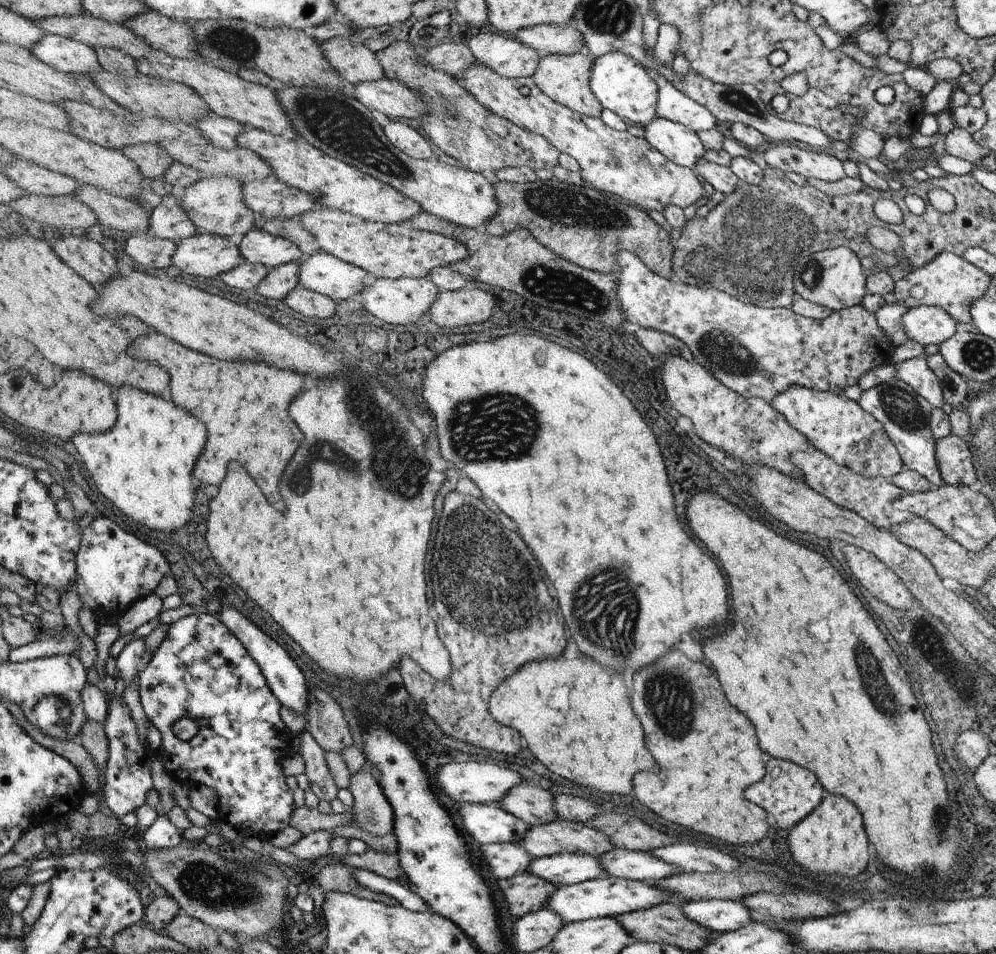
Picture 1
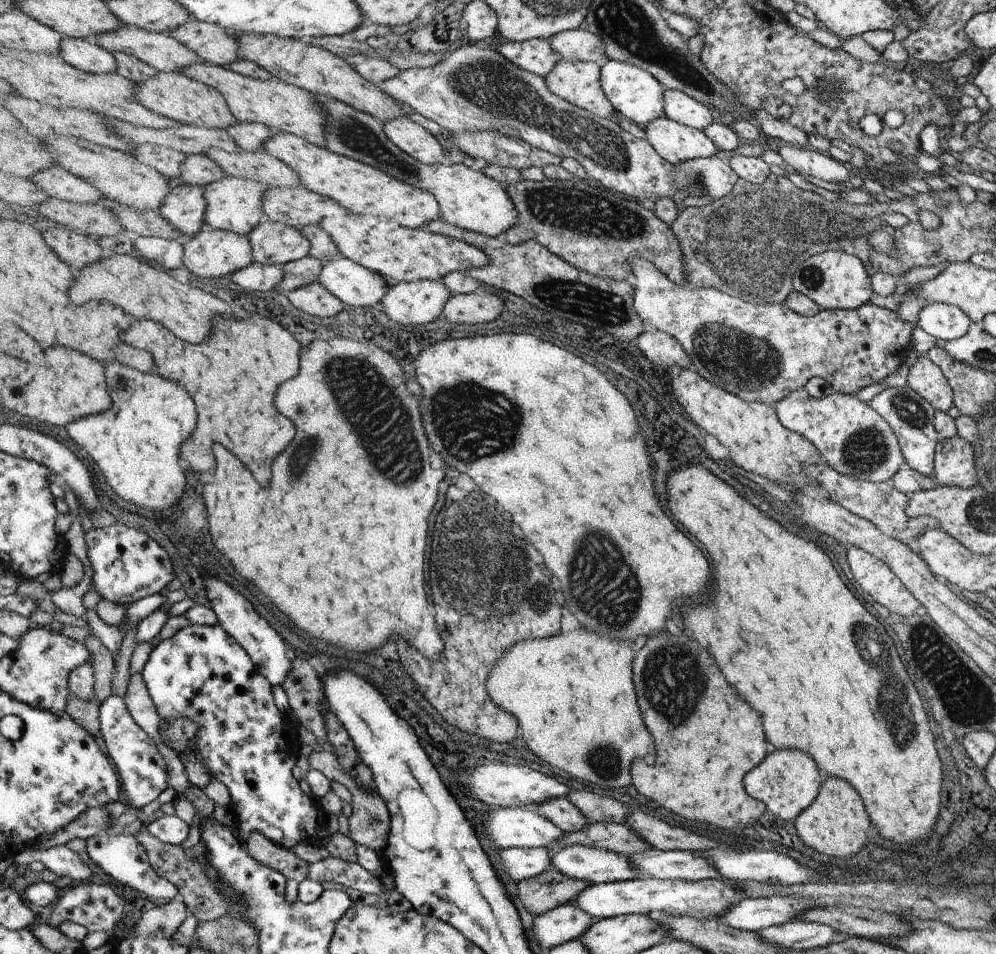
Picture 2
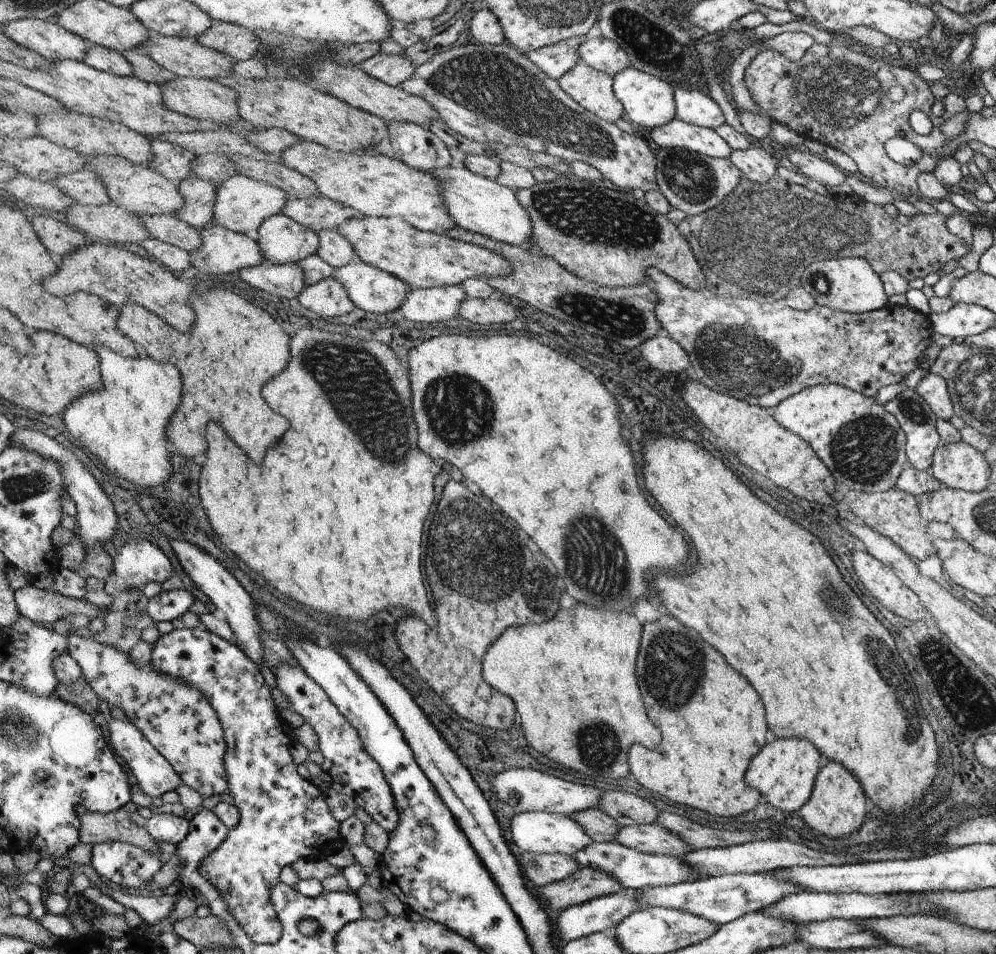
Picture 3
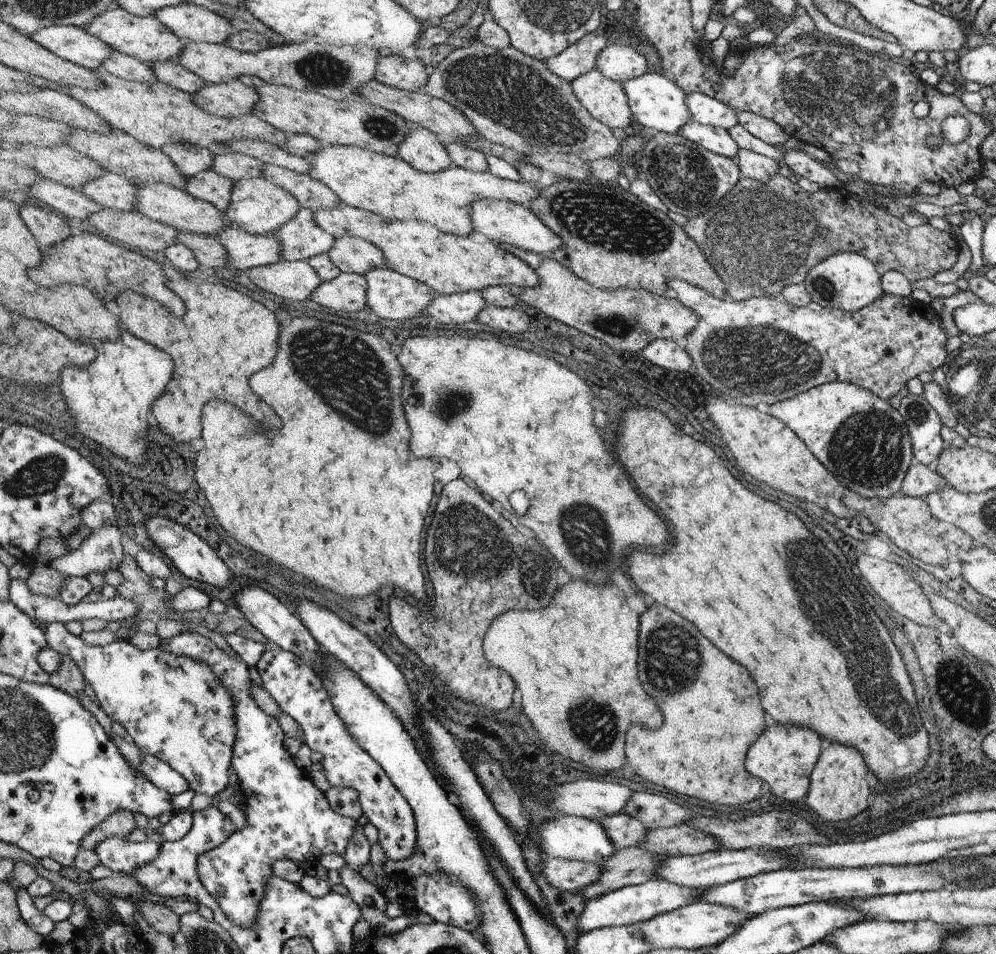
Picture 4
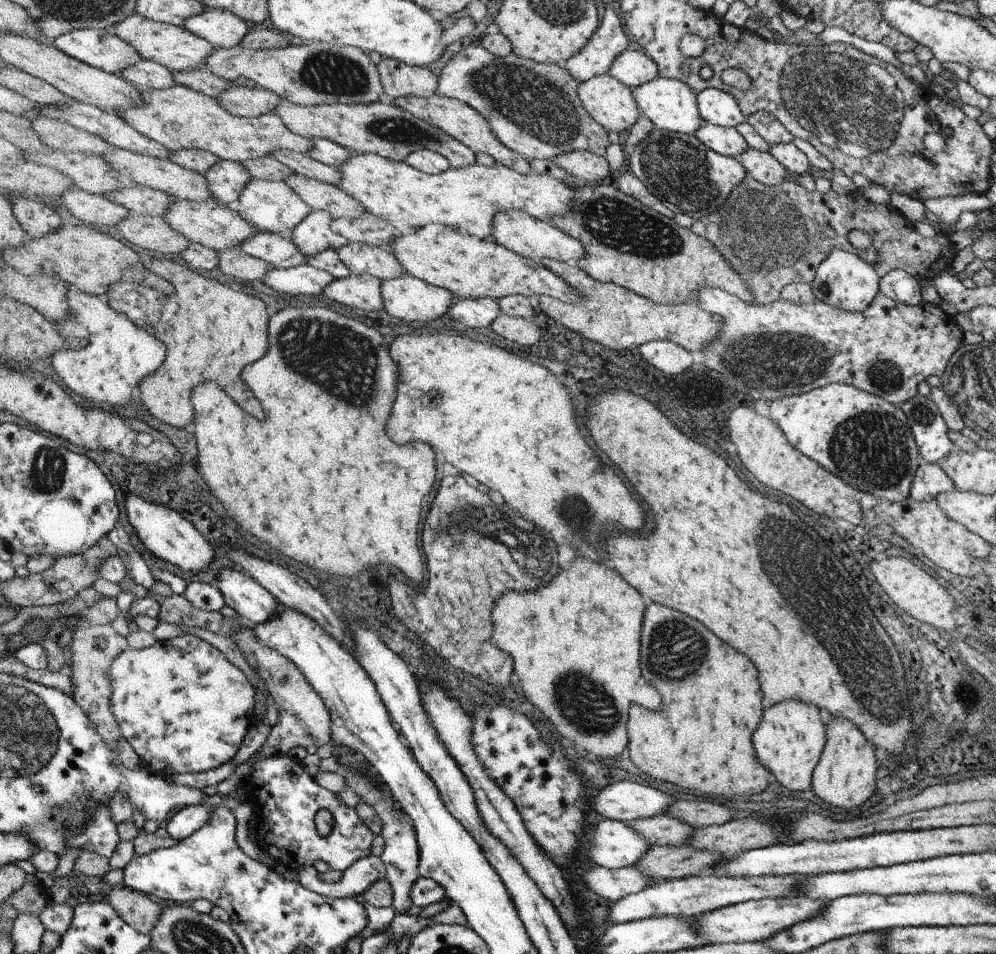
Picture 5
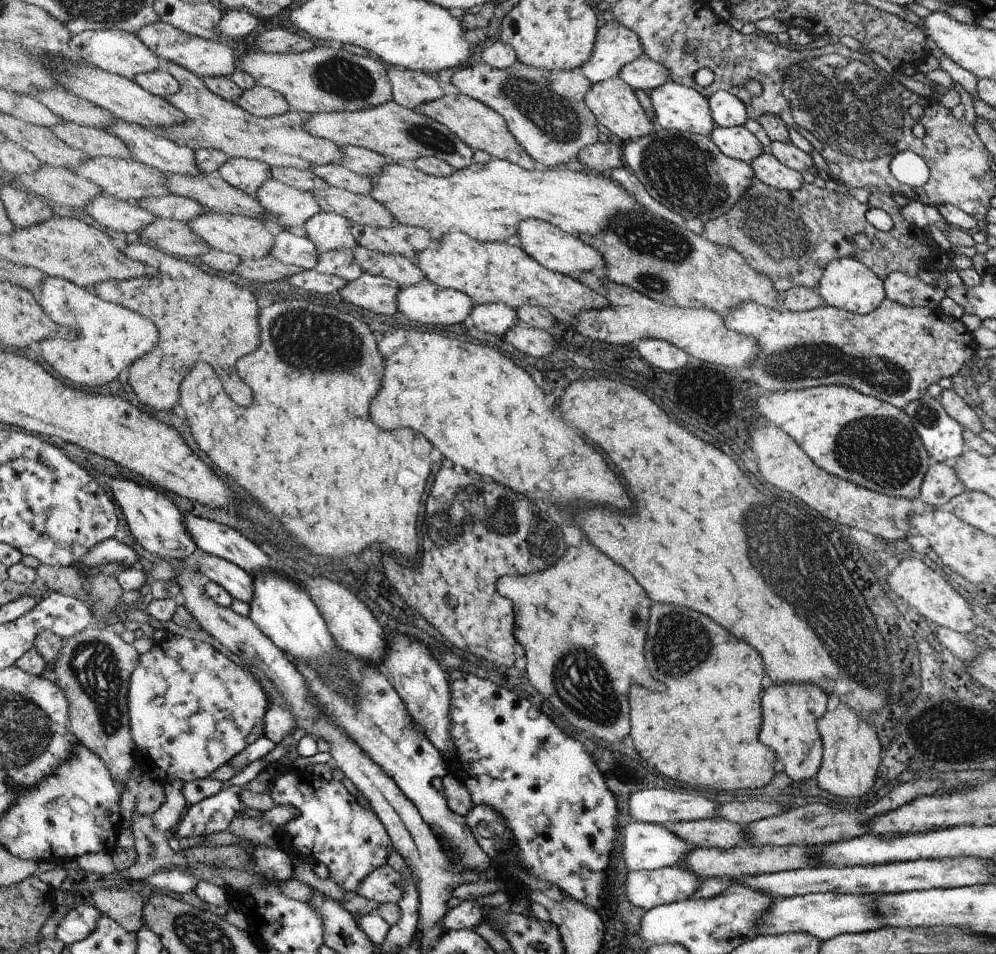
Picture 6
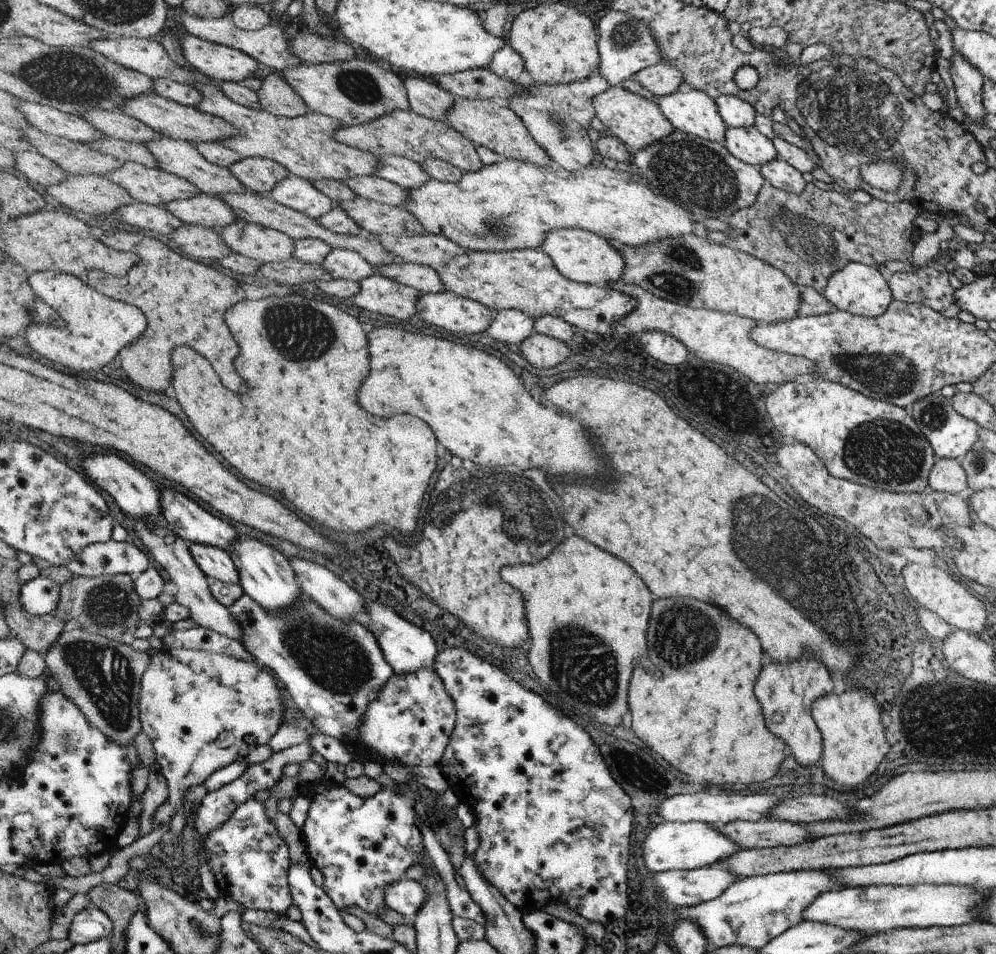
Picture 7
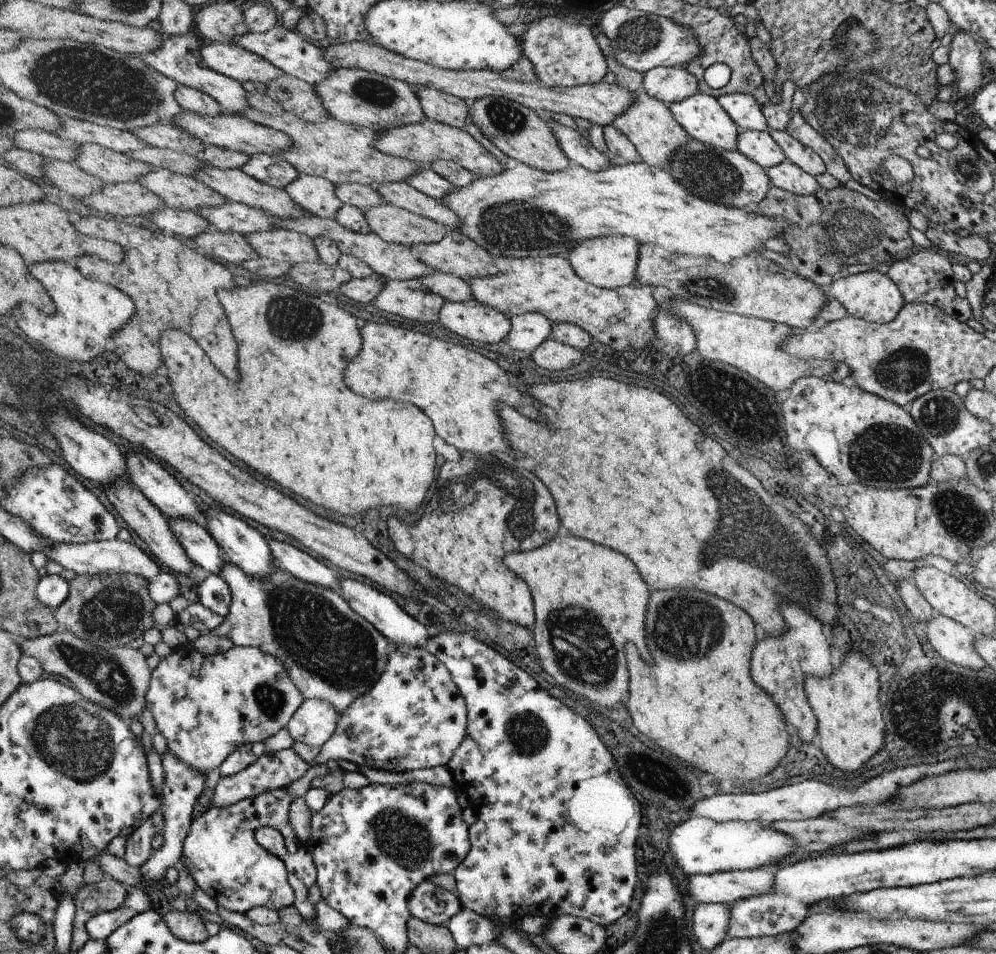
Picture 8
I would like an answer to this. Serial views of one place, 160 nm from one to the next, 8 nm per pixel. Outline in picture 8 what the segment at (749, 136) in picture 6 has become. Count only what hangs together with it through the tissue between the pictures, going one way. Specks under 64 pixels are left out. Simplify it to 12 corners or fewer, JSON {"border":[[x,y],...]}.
{"border":[[741,131],[737,150],[766,170],[787,158],[769,131]]}

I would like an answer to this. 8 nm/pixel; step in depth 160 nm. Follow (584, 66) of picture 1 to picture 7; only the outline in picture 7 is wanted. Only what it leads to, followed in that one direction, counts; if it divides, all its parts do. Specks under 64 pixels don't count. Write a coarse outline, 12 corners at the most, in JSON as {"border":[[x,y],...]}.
{"border":[[622,85],[595,116],[632,152],[675,131],[656,100]]}

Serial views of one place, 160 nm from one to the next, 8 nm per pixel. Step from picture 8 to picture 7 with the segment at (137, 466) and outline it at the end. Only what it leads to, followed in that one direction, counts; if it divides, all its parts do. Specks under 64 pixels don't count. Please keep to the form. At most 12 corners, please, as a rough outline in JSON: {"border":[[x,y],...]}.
{"border":[[172,488],[160,489],[164,522],[180,538],[229,550],[228,522]]}

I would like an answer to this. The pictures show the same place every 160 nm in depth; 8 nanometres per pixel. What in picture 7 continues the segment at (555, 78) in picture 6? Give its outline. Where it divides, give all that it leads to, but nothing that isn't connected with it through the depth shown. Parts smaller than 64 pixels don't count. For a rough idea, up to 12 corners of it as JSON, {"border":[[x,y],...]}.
{"border":[[602,73],[568,85],[534,82],[506,103],[555,167],[597,157],[586,133]]}

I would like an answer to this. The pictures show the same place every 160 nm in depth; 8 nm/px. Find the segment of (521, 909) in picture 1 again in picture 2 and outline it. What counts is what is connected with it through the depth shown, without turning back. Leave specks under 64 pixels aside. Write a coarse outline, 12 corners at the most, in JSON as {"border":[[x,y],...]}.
{"border":[[550,866],[518,881],[526,910],[537,916],[574,902],[587,886]]}

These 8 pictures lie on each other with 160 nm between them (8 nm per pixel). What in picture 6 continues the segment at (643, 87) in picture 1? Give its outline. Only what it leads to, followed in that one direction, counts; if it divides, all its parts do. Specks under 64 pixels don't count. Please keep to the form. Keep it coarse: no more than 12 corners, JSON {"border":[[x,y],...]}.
{"border":[[670,80],[648,94],[661,127],[710,136],[708,98]]}

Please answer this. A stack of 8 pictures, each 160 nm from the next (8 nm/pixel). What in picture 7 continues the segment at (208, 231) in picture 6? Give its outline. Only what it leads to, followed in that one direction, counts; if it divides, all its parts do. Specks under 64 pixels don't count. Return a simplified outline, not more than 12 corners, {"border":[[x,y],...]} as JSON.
{"border":[[236,220],[219,230],[232,252],[263,263],[291,259],[295,239]]}

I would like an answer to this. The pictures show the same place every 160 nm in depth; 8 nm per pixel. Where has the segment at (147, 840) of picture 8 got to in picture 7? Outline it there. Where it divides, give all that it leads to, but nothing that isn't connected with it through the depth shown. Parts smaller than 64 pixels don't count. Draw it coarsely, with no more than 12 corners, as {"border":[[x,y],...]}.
{"border":[[164,647],[139,717],[169,786],[188,788],[282,727],[253,658]]}

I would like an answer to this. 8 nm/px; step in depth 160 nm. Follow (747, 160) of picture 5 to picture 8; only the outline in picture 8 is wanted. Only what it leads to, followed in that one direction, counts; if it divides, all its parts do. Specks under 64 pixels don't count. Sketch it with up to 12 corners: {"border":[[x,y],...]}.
{"border":[[787,158],[767,170],[771,184],[795,195],[821,189]]}

